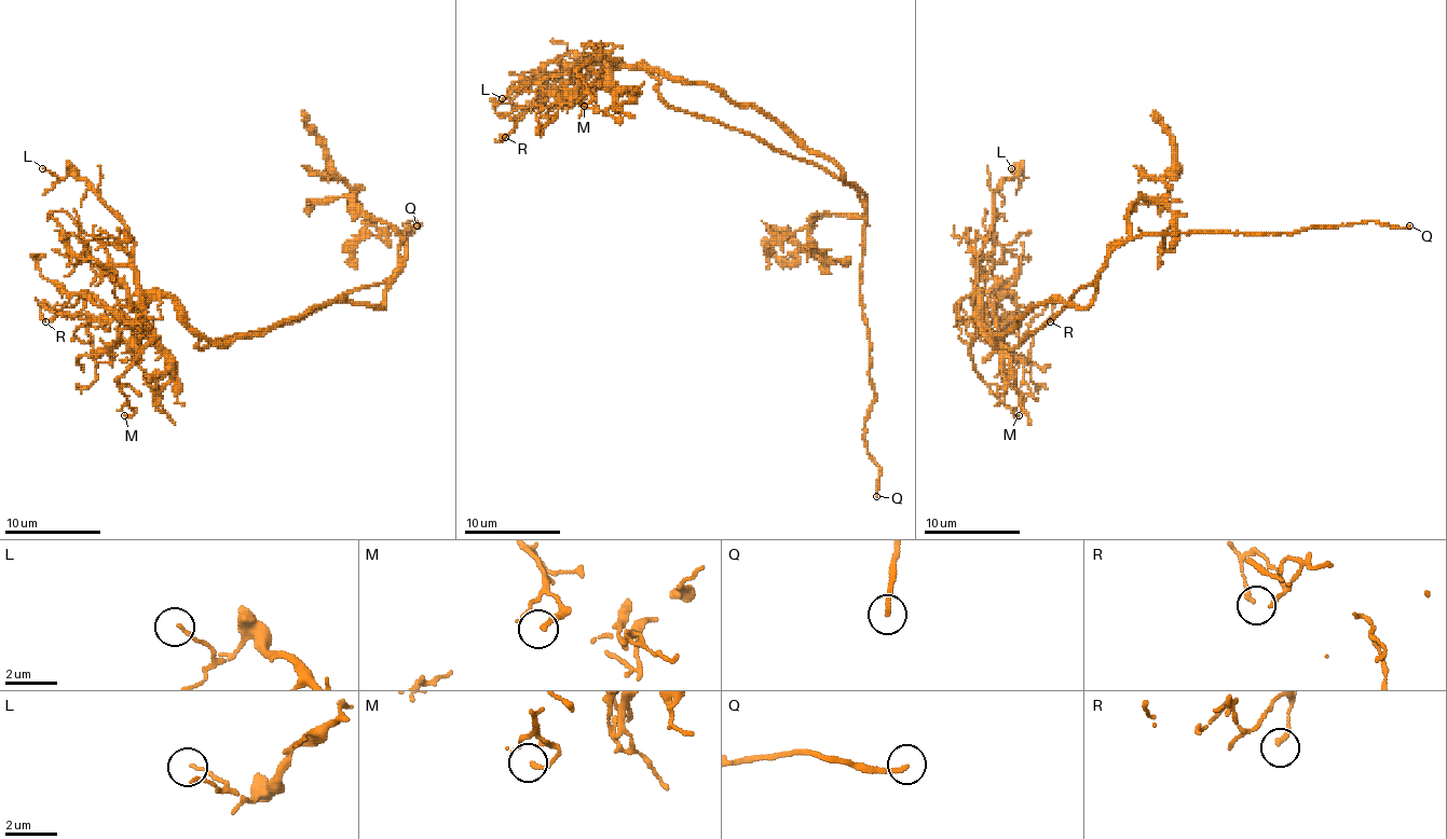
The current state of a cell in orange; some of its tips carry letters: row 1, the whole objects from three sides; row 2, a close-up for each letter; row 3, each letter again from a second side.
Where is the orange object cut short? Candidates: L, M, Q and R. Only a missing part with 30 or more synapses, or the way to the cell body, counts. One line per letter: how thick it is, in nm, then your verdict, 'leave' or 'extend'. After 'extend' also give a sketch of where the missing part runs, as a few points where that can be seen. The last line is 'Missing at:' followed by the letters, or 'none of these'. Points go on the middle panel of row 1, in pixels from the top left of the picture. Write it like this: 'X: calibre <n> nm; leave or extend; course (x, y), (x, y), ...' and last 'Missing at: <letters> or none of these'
L: calibre 100 nm; leave
M: calibre 140 nm; leave
Q: calibre 160 nm; extend
R: calibre 160 nm; leave
Missing at: Q

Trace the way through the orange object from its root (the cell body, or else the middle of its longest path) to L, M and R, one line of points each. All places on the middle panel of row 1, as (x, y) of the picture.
L: (776, 151), (674, 110), (646, 69), (596, 63), (584, 79), (545, 86), (527, 110), (502, 98)
M: (776, 151), (674, 110), (646, 69), (605, 72), (605, 57), (576, 72), (594, 98), (584, 106)
R: (776, 151), (674, 110), (656, 79), (629, 65), (610, 65), (588, 84), (567, 82), (541, 96), (505, 137)

